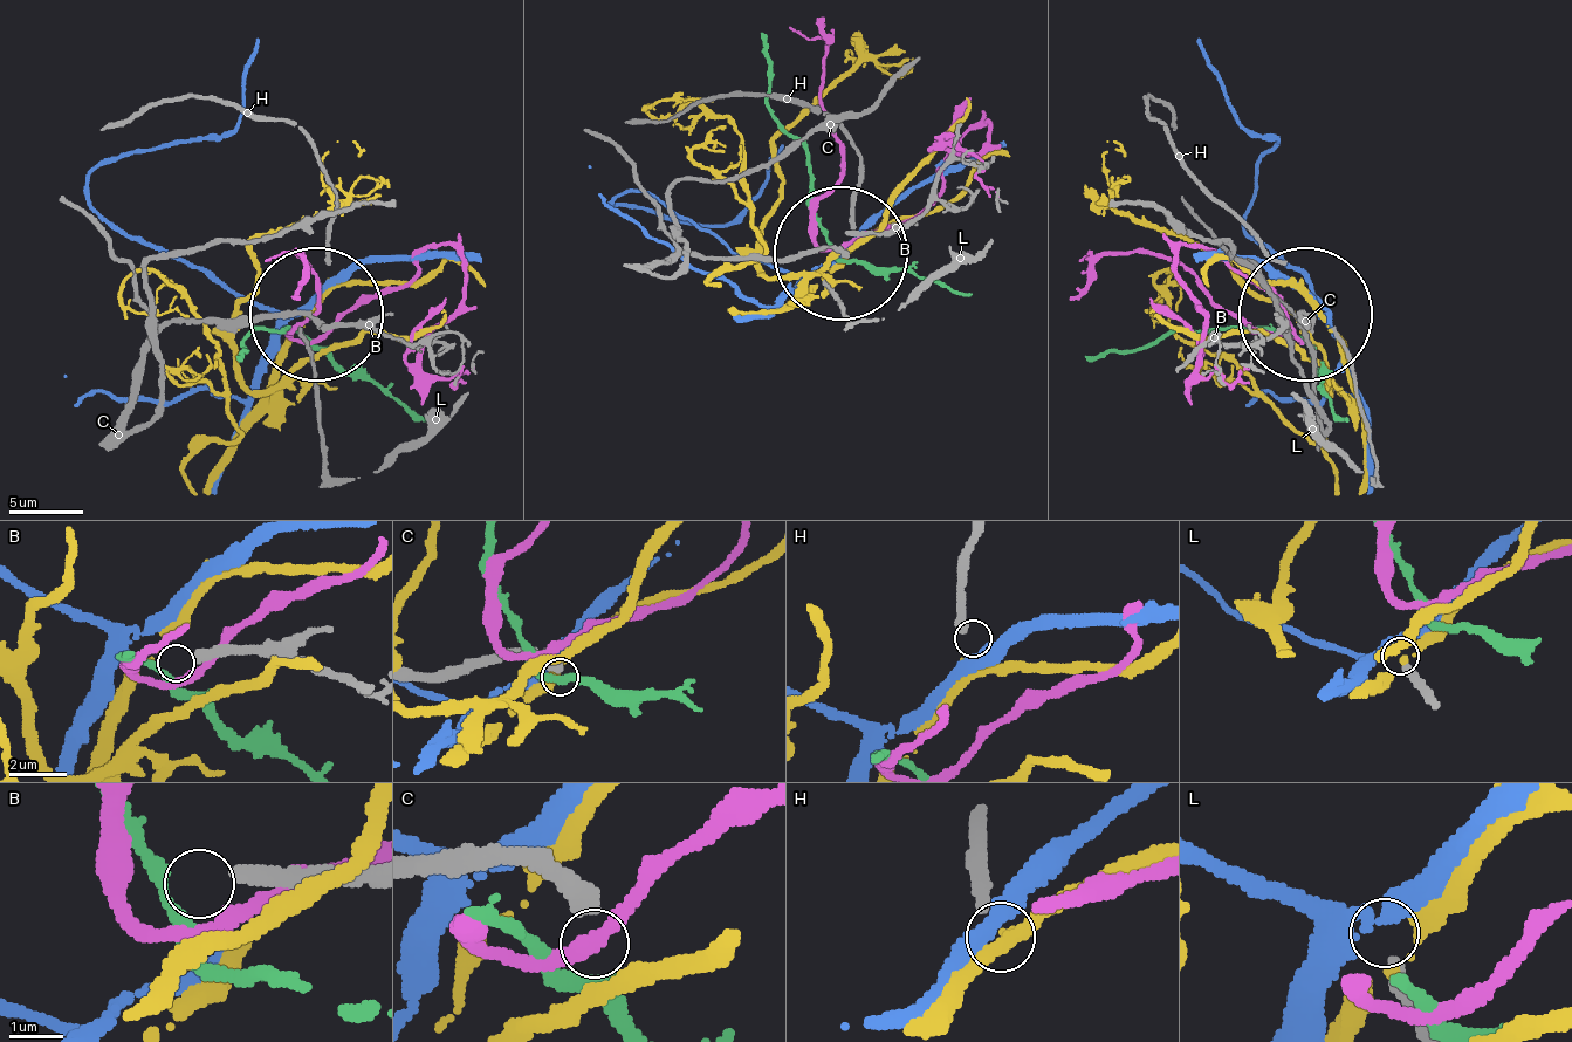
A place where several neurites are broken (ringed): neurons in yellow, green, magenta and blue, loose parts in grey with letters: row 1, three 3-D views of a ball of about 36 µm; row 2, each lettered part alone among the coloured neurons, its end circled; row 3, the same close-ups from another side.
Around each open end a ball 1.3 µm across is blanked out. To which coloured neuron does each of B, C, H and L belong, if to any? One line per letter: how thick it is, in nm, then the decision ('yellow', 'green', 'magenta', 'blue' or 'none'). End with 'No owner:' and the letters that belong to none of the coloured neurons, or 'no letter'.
B: 320 nm thick; none
C: 400 nm thick; green
H: 280 nm thick; yellow
L: 280 nm thick; none
No owner: B, L

